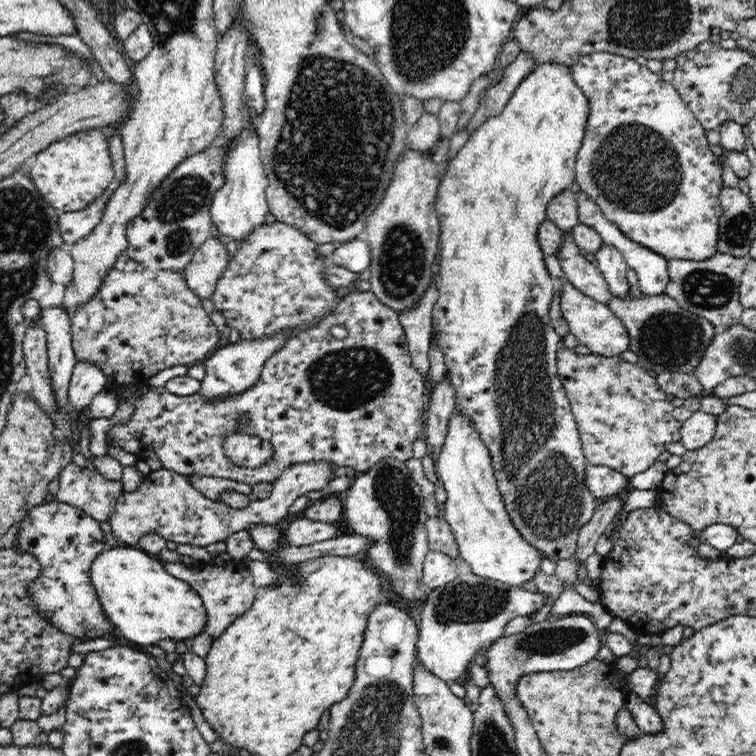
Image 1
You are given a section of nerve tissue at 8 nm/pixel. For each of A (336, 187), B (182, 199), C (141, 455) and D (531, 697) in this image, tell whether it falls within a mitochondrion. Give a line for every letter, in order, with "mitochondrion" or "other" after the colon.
A: mitochondrion
B: mitochondrion
C: other
D: other

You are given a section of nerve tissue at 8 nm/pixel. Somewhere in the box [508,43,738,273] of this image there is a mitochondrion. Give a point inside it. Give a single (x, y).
(634, 170)

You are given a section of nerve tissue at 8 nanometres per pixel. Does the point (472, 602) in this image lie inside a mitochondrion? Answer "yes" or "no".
yes

